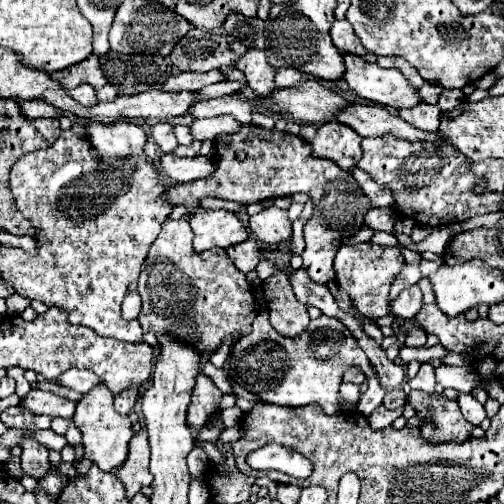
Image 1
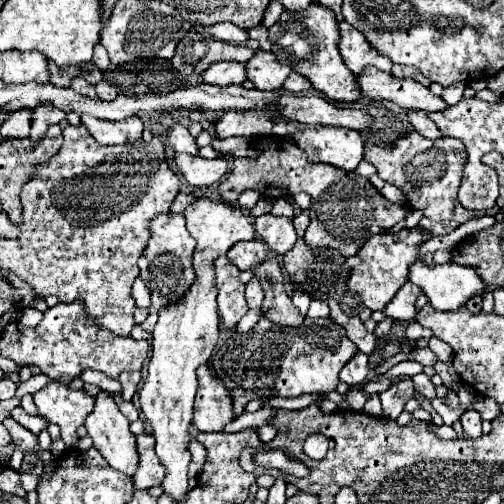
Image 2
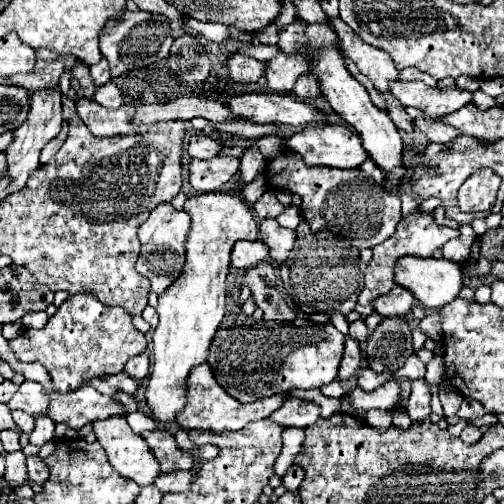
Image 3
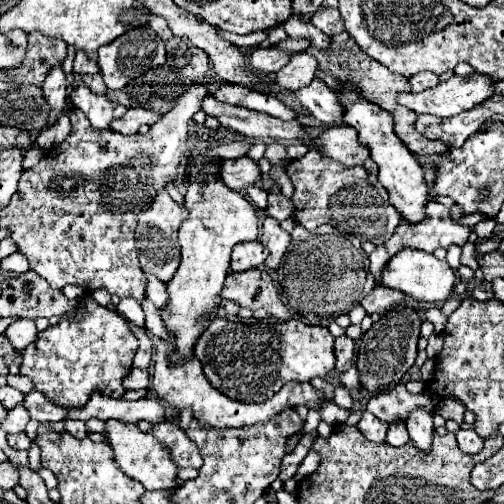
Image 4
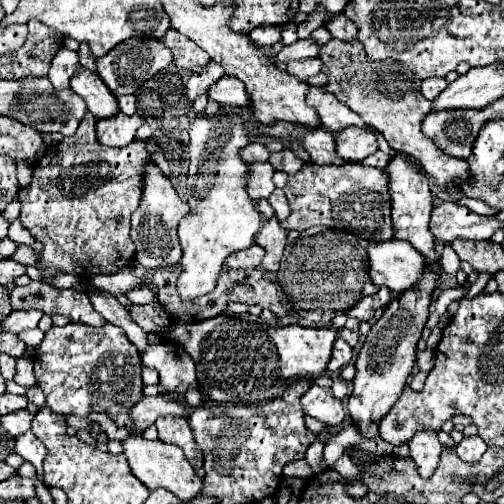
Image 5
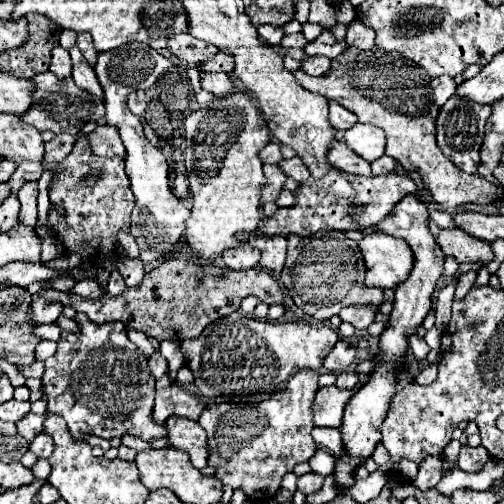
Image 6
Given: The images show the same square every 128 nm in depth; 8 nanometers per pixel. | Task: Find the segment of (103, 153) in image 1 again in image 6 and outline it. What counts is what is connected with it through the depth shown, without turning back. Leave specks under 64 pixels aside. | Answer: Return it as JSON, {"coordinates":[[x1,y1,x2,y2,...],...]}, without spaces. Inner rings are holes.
{"coordinates":[[78,46,70,48,70,56,72,56,72,62,74,62,74,70,72,70,72,80,78,88,86,90,88,94,92,94,94,98,98,98,100,102,104,100,104,92,100,88,100,82,96,80,96,72,92,66,88,66,88,62,84,60,82,52,78,50]]}

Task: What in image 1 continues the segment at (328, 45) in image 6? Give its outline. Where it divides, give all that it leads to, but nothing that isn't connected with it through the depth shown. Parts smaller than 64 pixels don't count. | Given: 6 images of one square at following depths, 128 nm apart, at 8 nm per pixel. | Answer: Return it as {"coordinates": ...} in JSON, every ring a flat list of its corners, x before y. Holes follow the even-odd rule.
{"coordinates":[[210,70,210,72,204,72,204,74,196,74,196,72,180,72,176,76,170,76,164,84,158,84,160,90,164,92,182,92,182,90,200,90,208,84,214,84,214,82,222,82,222,74,220,70]]}

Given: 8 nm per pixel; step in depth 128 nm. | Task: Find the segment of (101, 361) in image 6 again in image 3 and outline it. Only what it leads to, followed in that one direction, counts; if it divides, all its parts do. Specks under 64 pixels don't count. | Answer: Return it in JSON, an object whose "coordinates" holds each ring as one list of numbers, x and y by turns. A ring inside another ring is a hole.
{"coordinates":[[92,294,70,296,62,306,58,306,56,314,42,330,24,330,16,338,8,340,8,344,20,362,40,362,50,372,54,388,58,392,72,392,72,388,80,388,96,376,118,374,130,358,146,350,146,338,132,326,132,318,128,316,128,312,124,312,124,308,108,308,100,304,100,300,96,300,96,296]]}

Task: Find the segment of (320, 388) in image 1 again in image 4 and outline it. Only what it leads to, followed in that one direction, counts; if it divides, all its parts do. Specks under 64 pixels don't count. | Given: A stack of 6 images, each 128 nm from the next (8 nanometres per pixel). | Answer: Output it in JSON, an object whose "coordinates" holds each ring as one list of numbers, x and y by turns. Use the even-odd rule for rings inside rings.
{"coordinates":[[216,318,208,326,208,332,196,342,196,358,204,364,204,374,216,390,224,396,240,402,264,402,272,398,286,382,310,382,312,378,326,378,336,364,334,336,324,326,306,326,300,320,288,322,240,322,228,318]]}

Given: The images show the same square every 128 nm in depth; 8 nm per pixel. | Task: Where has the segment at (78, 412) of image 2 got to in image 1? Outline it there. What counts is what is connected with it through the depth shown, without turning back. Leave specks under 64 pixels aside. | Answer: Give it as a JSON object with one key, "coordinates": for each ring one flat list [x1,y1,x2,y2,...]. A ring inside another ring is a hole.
{"coordinates":[[32,388,26,398,20,400,20,406,30,410,32,414,46,414,50,418,72,418,74,412,74,402,64,400,52,392,44,392,40,388]]}

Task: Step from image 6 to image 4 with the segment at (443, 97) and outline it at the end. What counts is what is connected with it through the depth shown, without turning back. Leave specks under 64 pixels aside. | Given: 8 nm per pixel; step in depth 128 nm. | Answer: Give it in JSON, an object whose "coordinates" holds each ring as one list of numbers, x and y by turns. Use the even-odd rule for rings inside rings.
{"coordinates":[[420,72,412,78,408,78,410,86,412,86,412,92,422,92,424,88,432,88,438,84,438,76,432,74,432,72]]}

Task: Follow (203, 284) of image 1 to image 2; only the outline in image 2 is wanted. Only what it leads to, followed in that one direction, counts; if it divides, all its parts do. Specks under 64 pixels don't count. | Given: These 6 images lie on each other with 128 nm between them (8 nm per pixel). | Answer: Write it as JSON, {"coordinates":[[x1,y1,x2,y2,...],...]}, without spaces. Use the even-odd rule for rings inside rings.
{"coordinates":[[160,214,152,220,152,240,146,246,144,254,138,260,140,266,140,278,144,284,150,288,150,314,148,318,140,324,146,332,154,330,154,324,158,320,158,314,166,306,178,304,184,294,190,290,190,286,196,280,196,270,192,266,192,254,194,254,194,238,186,230,186,220,182,214],[220,256,214,260,216,288,218,288,218,316,224,328,234,328,240,318,248,314,248,304,244,298,244,284,240,282,240,270]]}

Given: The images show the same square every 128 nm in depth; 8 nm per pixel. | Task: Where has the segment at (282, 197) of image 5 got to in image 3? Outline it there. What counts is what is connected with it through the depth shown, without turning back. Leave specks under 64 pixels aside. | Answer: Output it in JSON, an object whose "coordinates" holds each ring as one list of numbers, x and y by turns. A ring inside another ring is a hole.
{"coordinates":[[264,192,262,198,254,204,254,212,256,212,260,218,266,218,266,216,276,218,282,210,284,210,284,206,276,200,274,192]]}

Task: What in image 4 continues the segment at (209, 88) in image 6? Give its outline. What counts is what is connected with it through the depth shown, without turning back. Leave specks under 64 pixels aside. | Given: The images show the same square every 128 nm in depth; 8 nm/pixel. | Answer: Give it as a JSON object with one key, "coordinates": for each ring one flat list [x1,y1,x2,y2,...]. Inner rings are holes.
{"coordinates":[[222,86,212,96,224,104,234,104,234,106,242,106,248,110,264,112,264,114,270,114,270,116,284,120,284,122,298,118,296,112,290,106,286,106,280,98,252,90,248,86]]}

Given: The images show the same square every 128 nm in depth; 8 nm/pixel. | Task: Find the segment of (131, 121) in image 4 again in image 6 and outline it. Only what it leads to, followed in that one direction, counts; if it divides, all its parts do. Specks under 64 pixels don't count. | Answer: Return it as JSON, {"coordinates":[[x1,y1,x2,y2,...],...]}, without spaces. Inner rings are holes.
{"coordinates":[[100,124,94,132,90,132,90,146,96,156,126,156,120,132,108,124]]}

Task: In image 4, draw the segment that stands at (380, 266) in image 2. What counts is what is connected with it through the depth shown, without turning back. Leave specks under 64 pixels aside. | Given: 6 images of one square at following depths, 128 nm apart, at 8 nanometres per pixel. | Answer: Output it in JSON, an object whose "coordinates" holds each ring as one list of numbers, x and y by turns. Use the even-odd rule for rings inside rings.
{"coordinates":[[430,200,426,204,426,218,420,220,420,222,408,222,408,220,402,220,396,228,396,232,392,234,392,238,380,246,376,246,376,250,370,254,370,272,376,280,376,286,380,286,382,282,382,272,388,264,388,260,392,256,396,256,396,252,404,250,404,248,416,248,416,250,428,250,430,254,436,250,436,248,448,248,452,244,458,244,458,246,464,246,468,242,468,236,470,236,472,228,466,228,466,226,460,226,460,224,454,224,452,218,450,218,450,208]]}

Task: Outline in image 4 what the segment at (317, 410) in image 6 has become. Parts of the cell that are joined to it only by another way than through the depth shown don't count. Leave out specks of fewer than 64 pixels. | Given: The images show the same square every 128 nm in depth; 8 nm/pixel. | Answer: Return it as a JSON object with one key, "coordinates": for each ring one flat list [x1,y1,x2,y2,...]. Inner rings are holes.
{"coordinates":[[164,340,156,342,156,350,154,350,154,358,152,358,152,388,160,400,168,402,178,412,182,412,184,408,190,408,194,414,194,420,198,420,200,424,218,428,218,430,244,428,244,426,254,424,254,422,270,420,272,416,280,414,284,408,294,408,300,404,304,404,308,408,318,408,322,402,322,396,308,382,284,384,284,388,280,388,278,394,274,394,270,400,266,400,262,404,244,404,244,402,230,400,228,396,218,392,212,384,208,384,208,378,204,376,198,358,188,360,188,364,182,364,180,368,168,368,168,364,164,364],[328,402,326,404,326,422,330,424,330,426,336,426,336,424,340,424,340,422,346,422,346,418,348,418,348,410,342,410,340,406,336,406,334,402]]}

